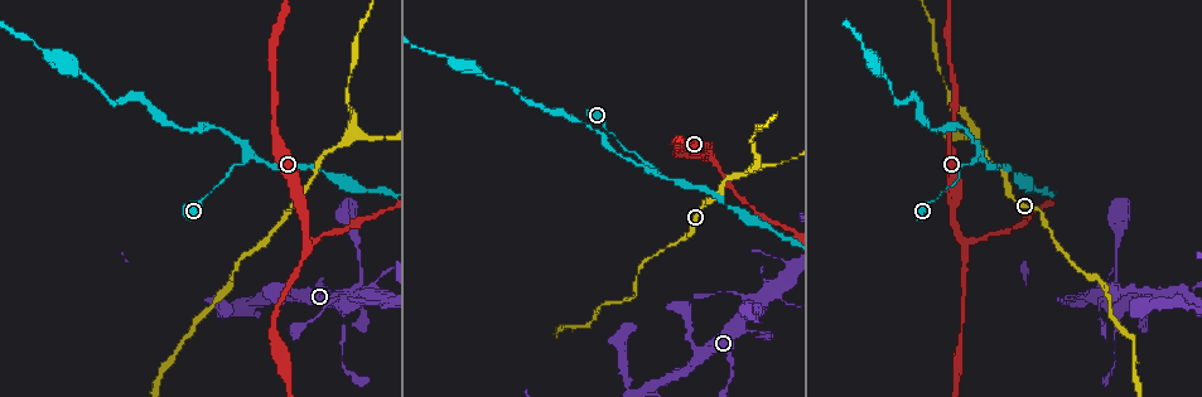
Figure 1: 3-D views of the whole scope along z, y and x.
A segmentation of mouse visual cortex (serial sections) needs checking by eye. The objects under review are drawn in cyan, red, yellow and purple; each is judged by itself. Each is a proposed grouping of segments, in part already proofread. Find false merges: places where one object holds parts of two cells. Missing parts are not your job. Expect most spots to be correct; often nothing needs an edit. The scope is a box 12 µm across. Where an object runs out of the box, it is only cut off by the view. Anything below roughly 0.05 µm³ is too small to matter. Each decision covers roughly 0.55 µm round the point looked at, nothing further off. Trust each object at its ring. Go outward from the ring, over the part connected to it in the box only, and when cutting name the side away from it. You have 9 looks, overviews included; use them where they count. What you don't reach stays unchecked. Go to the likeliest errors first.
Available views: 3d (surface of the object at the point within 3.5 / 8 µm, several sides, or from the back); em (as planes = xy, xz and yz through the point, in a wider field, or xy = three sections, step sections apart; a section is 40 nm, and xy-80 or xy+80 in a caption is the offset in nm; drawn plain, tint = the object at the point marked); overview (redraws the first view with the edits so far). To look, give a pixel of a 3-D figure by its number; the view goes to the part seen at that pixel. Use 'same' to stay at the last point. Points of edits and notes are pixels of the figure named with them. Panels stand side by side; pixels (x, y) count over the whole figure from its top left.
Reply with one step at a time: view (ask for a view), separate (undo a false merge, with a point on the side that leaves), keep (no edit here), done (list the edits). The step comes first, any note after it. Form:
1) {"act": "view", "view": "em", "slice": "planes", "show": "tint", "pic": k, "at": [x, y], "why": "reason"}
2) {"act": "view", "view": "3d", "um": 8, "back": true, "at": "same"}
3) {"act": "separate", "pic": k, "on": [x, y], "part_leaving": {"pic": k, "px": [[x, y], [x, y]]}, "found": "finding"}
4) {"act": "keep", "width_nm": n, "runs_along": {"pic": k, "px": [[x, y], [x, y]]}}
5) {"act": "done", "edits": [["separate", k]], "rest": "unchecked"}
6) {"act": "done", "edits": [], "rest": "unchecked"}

{"act": "view", "view": "3d", "um": 3.5, "pic": 1, "at": [980, 156], "why": "calibre changes"}

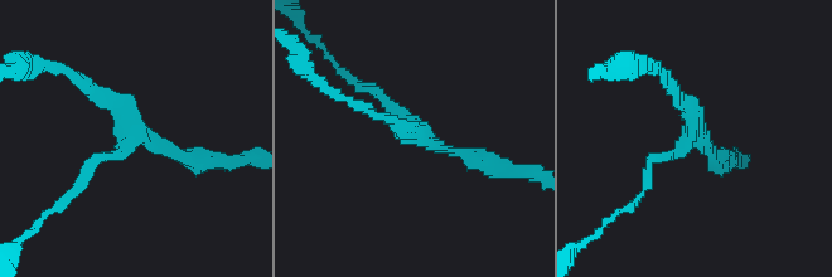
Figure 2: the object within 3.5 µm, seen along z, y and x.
{"act": "view", "view": "em", "slice": "xy", "step": 2, "show": "tint", "pic": 2, "at": [687, 137], "arms": 3, "arm_widths_nm": [150, 150, 200]}

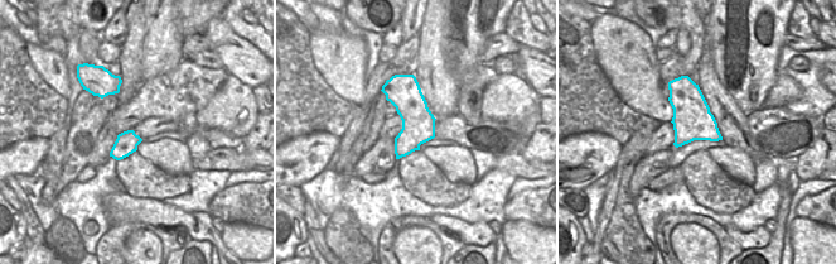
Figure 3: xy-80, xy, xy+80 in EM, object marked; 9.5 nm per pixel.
{"act": "keep", "runs_along": {"pic": 2, "px": [[83, 178], [134, 124], [80, 81]]}, "found": "continuous, no second cell"}

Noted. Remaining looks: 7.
{"act": "view", "view": "3d", "um": 8, "pic": 1, "at": [755, 167], "why": "arms part here"}

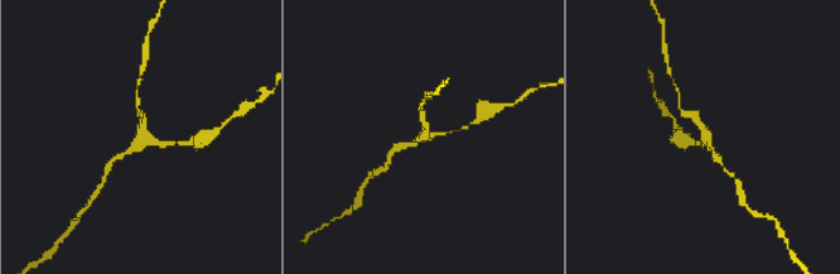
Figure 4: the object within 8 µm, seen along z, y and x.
{"act": "view", "view": "em", "slice": "xy", "step": 1, "show": "tint", "pic": 4, "at": [139, 137], "arms": 3, "arm_widths_nm": [150, 150, 200]}

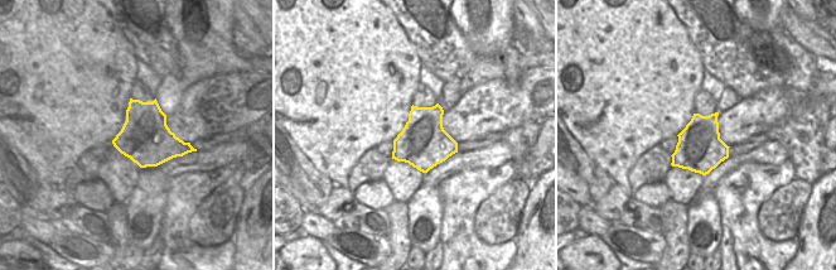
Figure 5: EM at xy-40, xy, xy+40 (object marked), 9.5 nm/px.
{"act": "keep", "runs_along": {"pic": 4, "px": [[718, 159], [703, 126], [685, 113]]}, "found": "continuous, no second cell"}

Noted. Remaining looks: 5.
{"act": "view", "view": "3d", "um": 3.5, "pic": 1, "at": [966, 244]}

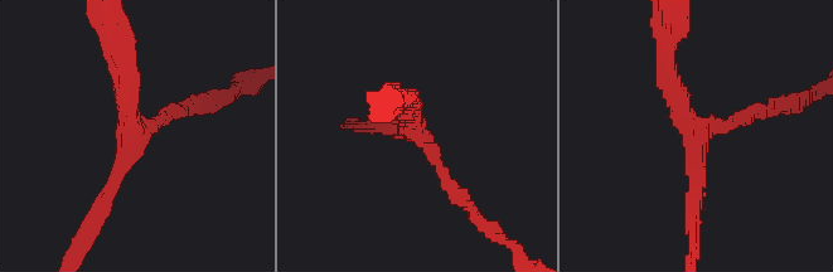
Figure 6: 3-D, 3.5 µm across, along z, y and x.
{"act": "keep", "arms": 3, "runs_along": {"pic": 6, "px": [[667, 57], [696, 134], [692, 212]]}, "found": "all the same cell"}

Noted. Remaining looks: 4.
{"act": "view", "view": "3d", "um": 3.5, "pic": 1, "at": [758, 301], "why": "thin arm on a thick one"}

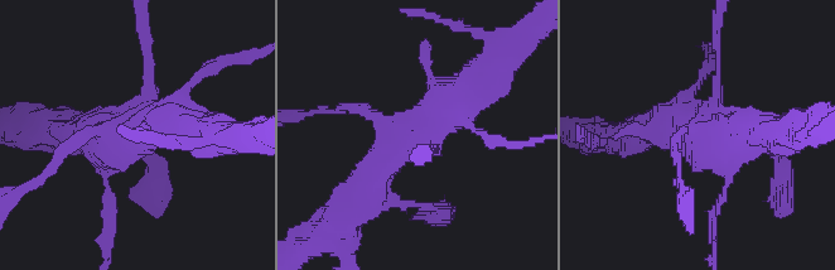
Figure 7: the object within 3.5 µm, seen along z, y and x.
{"act": "view", "view": "em", "slice": "xy", "step": 2, "show": "tint", "pic": 7, "at": [414, 140]}

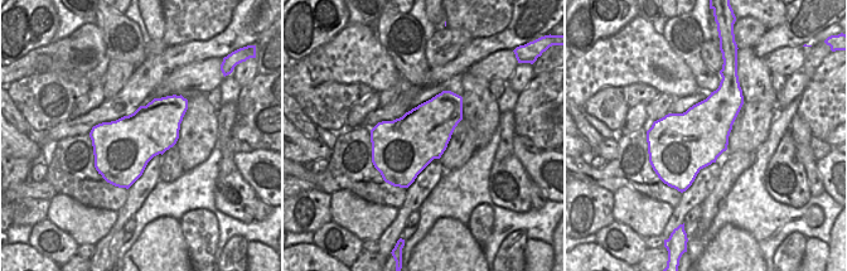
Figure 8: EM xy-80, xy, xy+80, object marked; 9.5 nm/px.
{"act": "keep", "runs_along": {"pic": 7, "px": [[72, 134], [130, 130], [149, 68]]}, "found": "all the same cell"}

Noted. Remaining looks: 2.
{"act": "done", "edits": [], "rest": "unchecked"}

